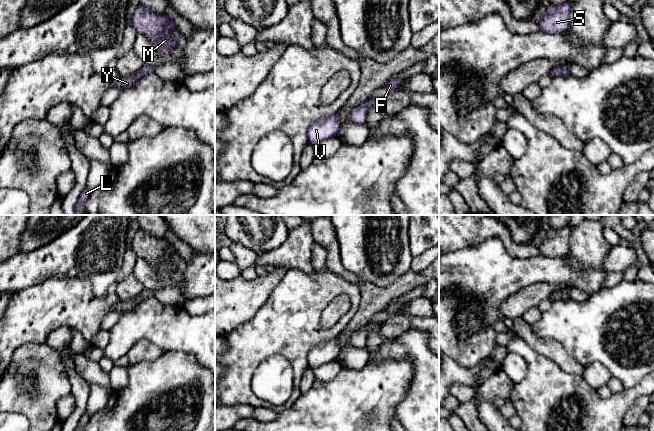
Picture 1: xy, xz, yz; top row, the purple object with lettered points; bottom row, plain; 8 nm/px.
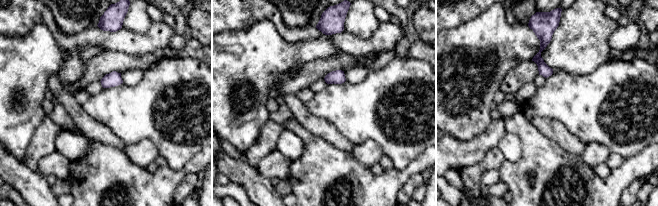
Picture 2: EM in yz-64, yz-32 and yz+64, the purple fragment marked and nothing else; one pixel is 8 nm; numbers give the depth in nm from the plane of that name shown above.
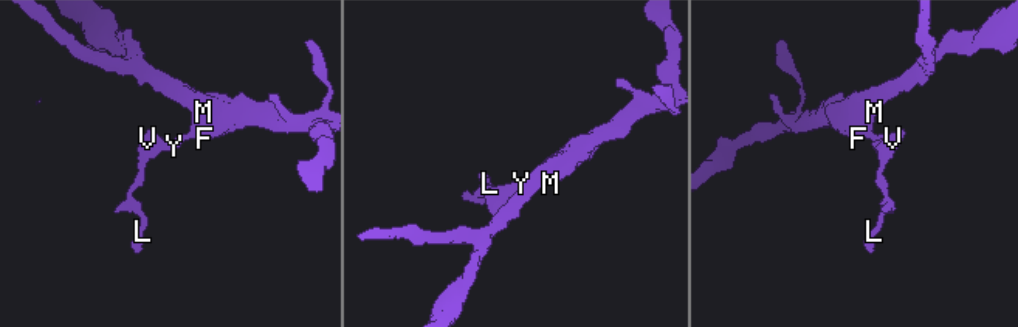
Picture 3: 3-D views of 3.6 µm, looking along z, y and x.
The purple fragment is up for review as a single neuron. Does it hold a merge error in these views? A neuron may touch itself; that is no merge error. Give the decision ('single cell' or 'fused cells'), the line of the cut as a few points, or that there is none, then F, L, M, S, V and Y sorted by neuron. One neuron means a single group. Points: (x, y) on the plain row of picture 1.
single cell; no cut; F L M S V Y

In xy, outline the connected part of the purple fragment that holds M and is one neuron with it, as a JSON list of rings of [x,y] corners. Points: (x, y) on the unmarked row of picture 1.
[[[139,229],[130,245],[131,250],[138,258],[147,260],[161,279],[176,270],[171,256],[177,253],[175,246],[167,239],[159,239],[150,233]]]

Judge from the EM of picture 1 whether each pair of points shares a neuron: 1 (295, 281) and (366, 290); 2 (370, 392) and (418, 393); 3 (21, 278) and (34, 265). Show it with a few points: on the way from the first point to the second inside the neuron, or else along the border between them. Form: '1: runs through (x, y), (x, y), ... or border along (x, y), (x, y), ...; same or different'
1: border along (359, 285), (360, 302), (355, 312); different
2: border along (414, 371), (407, 392), (397, 405), (394, 414); different
3: runs through (24, 275), (31, 268); same

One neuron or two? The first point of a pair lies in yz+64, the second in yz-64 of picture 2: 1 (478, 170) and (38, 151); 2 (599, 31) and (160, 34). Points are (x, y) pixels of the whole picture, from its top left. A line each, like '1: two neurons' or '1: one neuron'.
1: two neurons
2: two neurons

